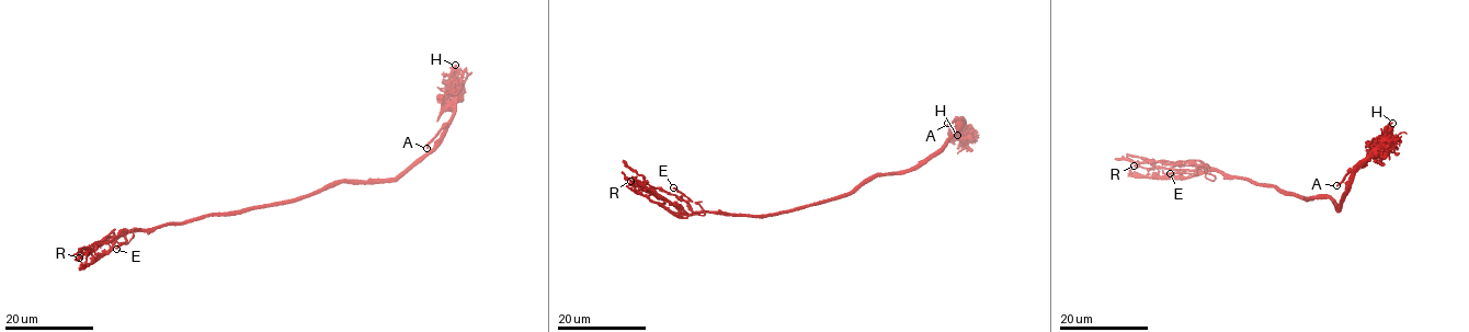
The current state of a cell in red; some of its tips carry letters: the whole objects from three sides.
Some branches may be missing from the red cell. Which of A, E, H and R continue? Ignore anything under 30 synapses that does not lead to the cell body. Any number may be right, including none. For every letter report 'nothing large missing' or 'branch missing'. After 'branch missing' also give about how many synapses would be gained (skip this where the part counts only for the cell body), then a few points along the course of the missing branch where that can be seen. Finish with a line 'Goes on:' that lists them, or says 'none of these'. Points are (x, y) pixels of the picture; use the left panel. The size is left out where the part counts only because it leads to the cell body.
A: branch missing; missing branch runs (426, 148), (428, 157), (435, 161), (455, 150), (473, 151), (493, 171)
E: nothing large missing
H: nothing large missing
R: nothing large missing
Goes on: A

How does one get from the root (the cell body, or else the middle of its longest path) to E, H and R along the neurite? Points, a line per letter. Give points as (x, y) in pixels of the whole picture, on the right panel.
E: (1300, 197), (1207, 166), (1198, 166), (1194, 173), (1170, 173)
H: (1300, 197), (1308, 201), (1328, 197), (1335, 201), (1341, 209), (1352, 171), (1389, 132), (1392, 123)
R: (1300, 197), (1211, 169), (1206, 170), (1184, 164), (1170, 168), (1134, 166)

